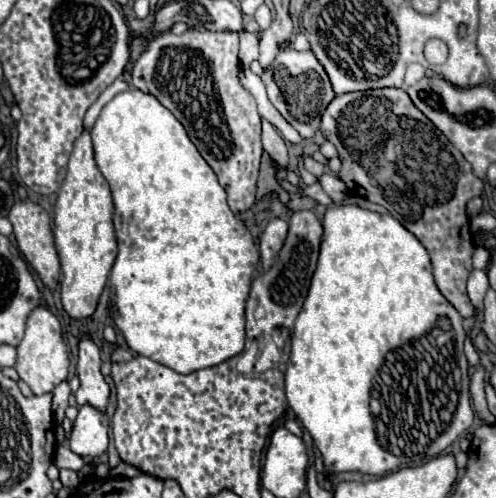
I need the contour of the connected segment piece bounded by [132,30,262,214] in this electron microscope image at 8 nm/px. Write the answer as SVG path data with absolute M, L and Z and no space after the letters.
M192 30L192 32L186 32L182 36L176 36L172 32L168 34L162 34L158 36L156 40L150 42L150 46L144 50L144 54L140 56L140 60L136 62L134 70L132 70L132 86L146 92L146 94L152 94L162 106L166 106L176 118L178 122L186 128L190 140L194 142L194 146L198 148L198 152L202 154L202 158L212 166L212 170L216 172L222 188L226 190L228 194L228 204L230 204L230 210L232 212L246 212L254 200L256 200L256 178L258 178L258 168L260 168L260 156L262 156L262 142L260 142L260 114L256 110L256 104L254 104L254 98L250 96L250 92L246 92L246 88L242 88L242 82L238 80L238 72L240 72L240 60L238 60L238 32L210 32L210 30Z

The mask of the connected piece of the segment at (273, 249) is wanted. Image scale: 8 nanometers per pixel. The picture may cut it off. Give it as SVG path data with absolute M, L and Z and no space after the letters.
M280 218L270 220L270 224L266 226L264 234L260 236L260 254L262 254L262 268L268 270L270 264L274 264L284 240L288 234L288 224Z

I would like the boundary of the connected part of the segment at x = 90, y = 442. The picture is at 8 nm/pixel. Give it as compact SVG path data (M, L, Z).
M90 404L78 406L78 418L70 434L70 448L74 454L92 460L102 456L108 448L108 416Z

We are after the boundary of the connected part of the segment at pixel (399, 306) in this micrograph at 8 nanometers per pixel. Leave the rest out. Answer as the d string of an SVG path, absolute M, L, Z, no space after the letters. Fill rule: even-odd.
M332 204L324 212L322 226L324 236L318 266L292 334L292 354L286 370L290 408L314 438L328 474L364 472L382 476L400 468L400 464L408 466L408 454L412 458L412 452L422 450L422 462L438 456L472 426L474 418L470 408L469 364L464 354L463 318L436 288L430 258L422 242L390 214L370 212L356 204ZM448 320L455 333L453 340L448 340Z

